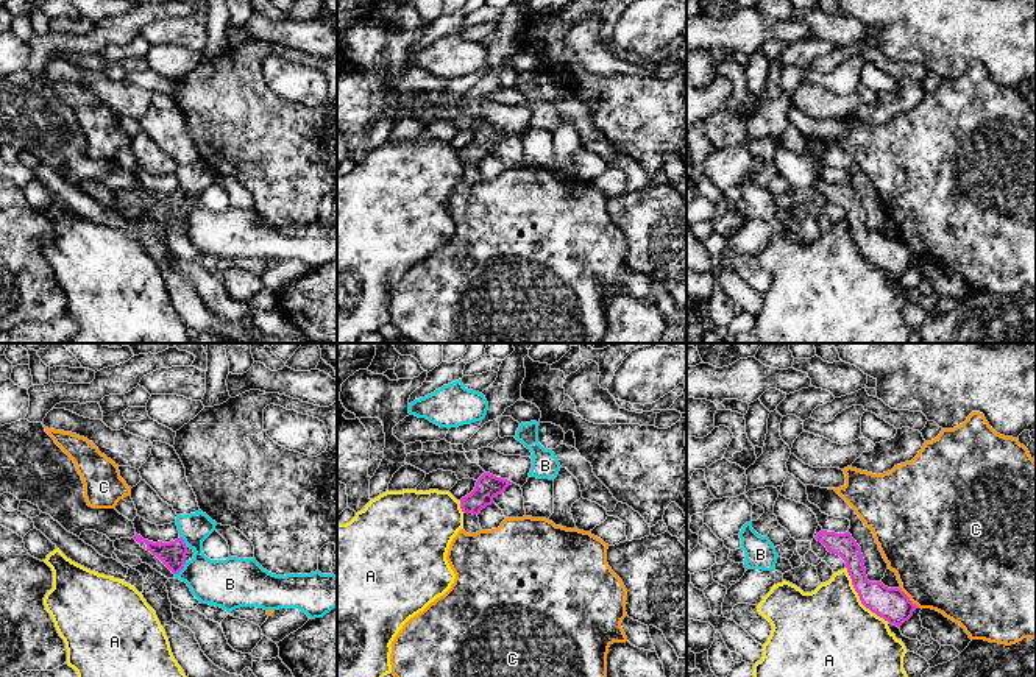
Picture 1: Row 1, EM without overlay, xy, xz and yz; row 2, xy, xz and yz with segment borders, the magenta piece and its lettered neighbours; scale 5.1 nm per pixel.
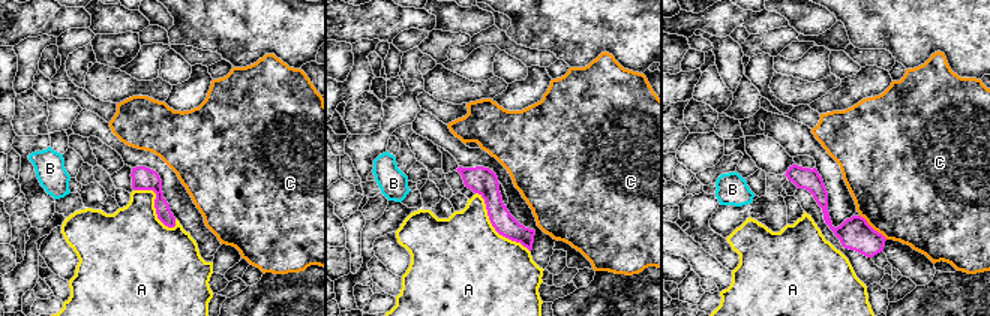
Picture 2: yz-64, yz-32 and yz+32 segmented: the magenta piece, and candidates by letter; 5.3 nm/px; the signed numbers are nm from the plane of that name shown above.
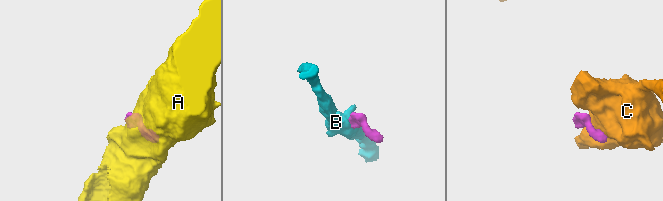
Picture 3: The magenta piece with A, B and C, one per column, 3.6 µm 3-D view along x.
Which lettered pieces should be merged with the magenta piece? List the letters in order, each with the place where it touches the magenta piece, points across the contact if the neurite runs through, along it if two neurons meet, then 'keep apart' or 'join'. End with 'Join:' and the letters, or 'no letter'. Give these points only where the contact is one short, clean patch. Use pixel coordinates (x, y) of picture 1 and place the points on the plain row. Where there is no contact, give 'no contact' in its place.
A: contact yz (860, 250); border yz (846, 217), (858, 250), (890, 273); keep apart
B: contact xy (181, 219); border xy (186, 212), (175, 225); keep apart
C: contact yz (908, 250); keep apart
Join: no letter

